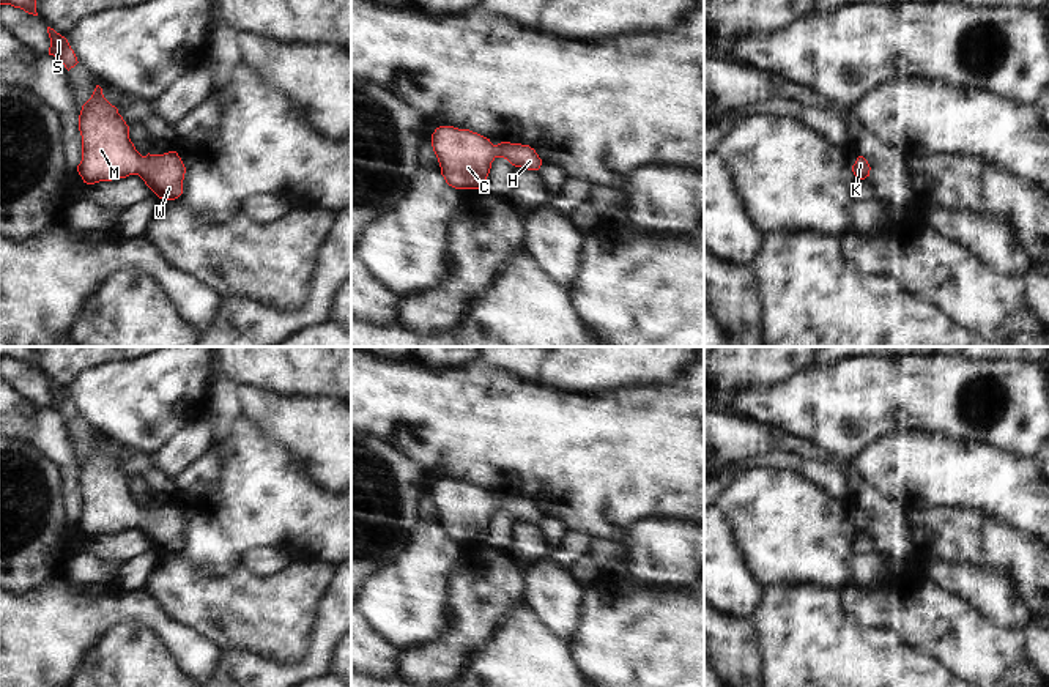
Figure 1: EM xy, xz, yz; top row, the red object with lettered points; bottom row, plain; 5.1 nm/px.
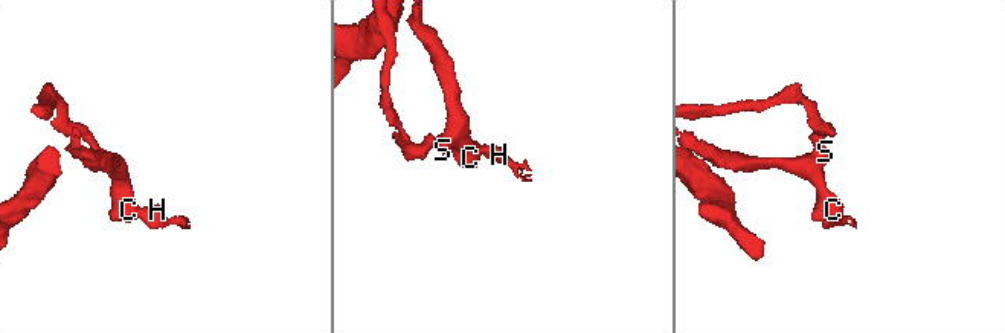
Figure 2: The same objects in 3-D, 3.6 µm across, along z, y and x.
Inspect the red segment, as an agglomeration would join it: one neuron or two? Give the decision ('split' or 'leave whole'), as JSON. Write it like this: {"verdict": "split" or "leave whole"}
{"verdict": "leave whole"}

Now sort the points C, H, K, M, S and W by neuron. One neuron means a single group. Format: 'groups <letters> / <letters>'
groups C H K M S W

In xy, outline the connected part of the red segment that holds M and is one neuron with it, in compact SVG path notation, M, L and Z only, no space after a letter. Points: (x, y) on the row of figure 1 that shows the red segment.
M96 85L79 115L82 161L77 172L95 184L139 175L162 200L183 194L186 167L176 151L142 156L129 139L129 126Z

